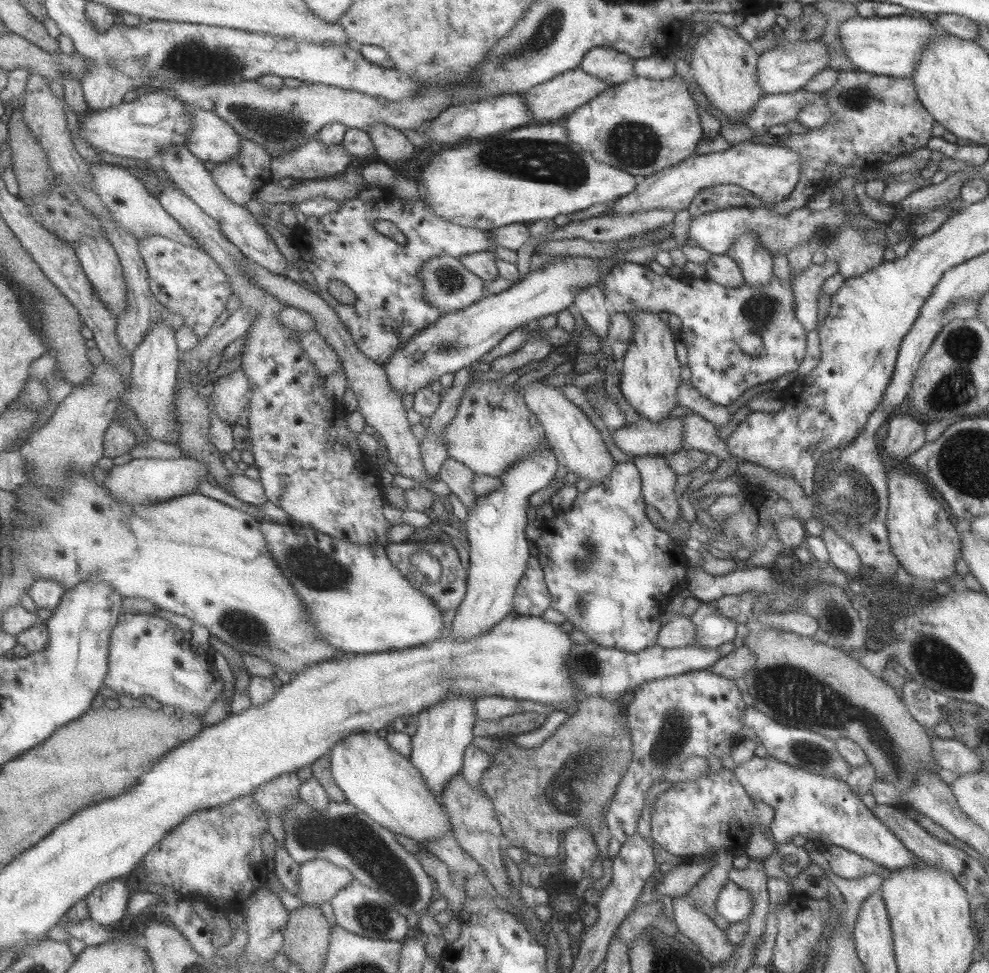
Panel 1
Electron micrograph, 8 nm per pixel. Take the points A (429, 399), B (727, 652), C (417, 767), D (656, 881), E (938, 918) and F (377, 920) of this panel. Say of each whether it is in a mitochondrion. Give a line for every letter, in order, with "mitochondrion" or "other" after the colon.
A: other
B: other
C: other
D: other
E: other
F: mitochondrion

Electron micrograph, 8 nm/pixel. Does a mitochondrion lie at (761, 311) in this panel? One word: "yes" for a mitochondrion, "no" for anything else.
yes

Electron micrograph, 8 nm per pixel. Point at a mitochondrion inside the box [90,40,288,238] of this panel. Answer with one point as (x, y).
(192, 60)

